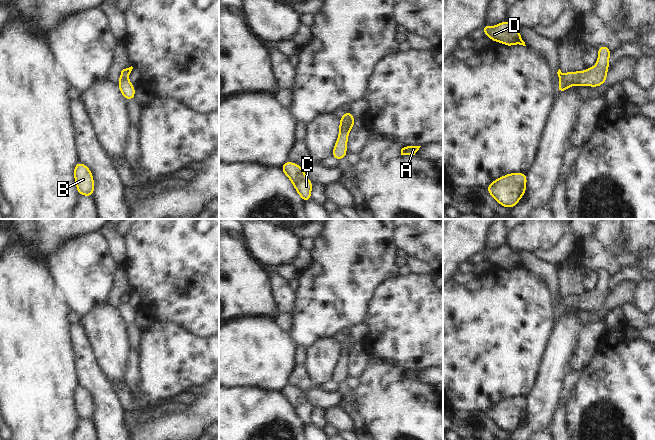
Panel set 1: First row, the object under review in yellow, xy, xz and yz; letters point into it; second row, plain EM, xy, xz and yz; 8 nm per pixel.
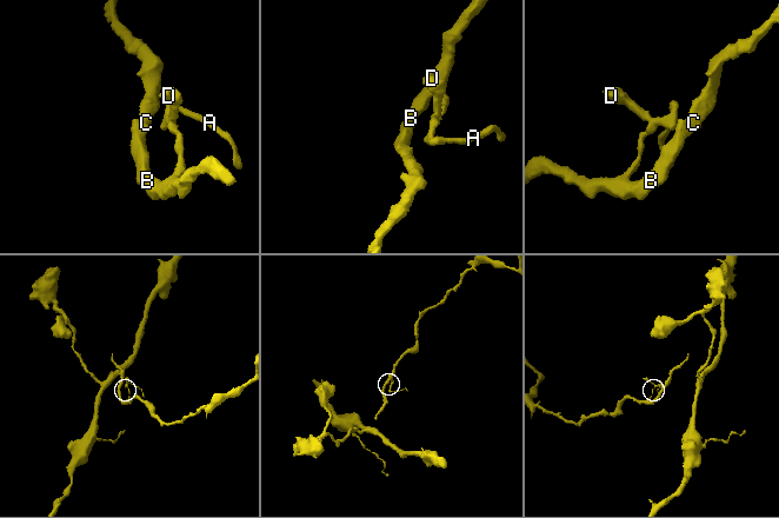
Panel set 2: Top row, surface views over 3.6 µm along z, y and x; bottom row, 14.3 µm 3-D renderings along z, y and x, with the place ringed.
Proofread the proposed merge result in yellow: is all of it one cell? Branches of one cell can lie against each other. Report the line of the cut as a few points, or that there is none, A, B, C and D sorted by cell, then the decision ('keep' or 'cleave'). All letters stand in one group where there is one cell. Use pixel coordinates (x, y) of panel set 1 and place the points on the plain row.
cut in yz along (560, 303), (573, 308); A D / B C; cleave

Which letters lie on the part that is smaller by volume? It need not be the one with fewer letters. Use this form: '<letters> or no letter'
A, D

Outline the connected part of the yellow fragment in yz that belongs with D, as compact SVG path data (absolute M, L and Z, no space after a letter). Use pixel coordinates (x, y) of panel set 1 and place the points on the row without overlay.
M504 244L493 251L487 250L484 247L482 253L484 260L488 260L493 266L500 266L509 271L512 271L514 268L526 270L521 262L520 255L508 244Z

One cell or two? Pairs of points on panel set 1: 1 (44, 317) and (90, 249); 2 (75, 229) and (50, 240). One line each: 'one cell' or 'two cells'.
1: two cells
2: one cell

